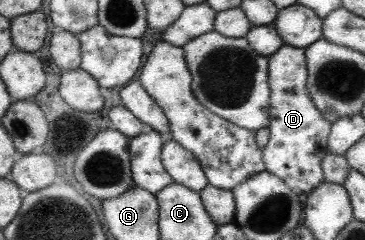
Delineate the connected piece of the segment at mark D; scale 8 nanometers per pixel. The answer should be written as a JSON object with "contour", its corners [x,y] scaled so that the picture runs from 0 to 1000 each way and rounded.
{"contour":[[[773,188],[732,238],[734,483],[740,488],[734,596],[715,629],[726,713],[764,742],[789,783],[822,804],[849,804],[888,738],[877,675],[896,642],[896,571],[907,508],[877,479],[844,404],[838,371],[838,263],[833,204]]]}

